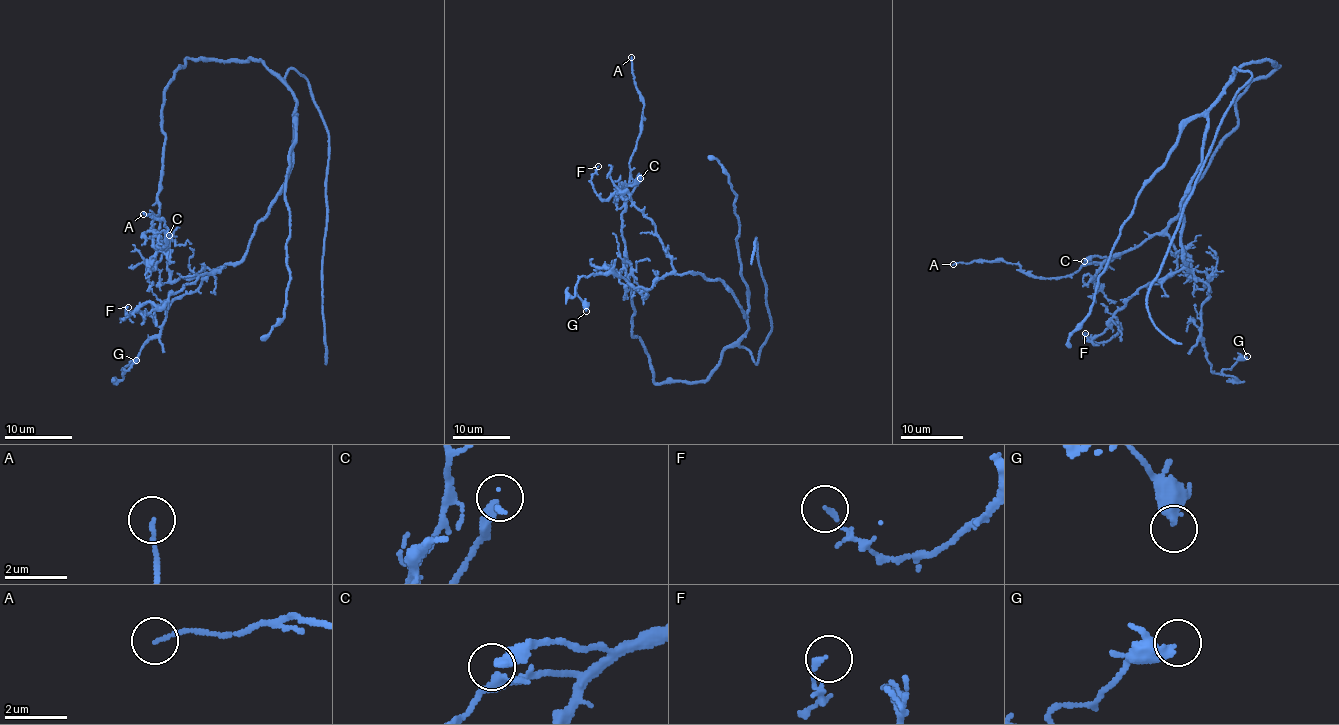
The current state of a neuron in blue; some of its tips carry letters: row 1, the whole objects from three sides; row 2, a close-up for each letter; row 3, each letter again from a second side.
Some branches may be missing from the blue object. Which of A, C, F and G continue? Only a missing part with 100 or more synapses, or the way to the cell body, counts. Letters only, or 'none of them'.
none of them

